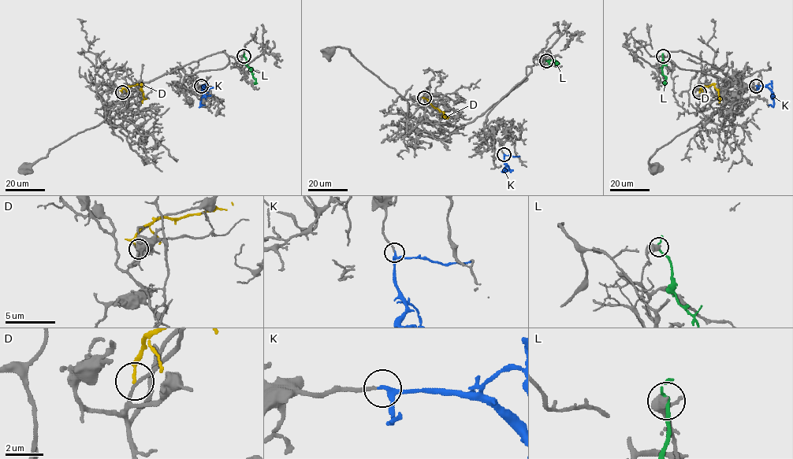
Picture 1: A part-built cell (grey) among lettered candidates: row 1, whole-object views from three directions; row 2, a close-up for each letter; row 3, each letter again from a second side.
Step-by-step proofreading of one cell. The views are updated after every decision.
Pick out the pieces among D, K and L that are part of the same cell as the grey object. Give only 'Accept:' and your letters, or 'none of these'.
Accept: K

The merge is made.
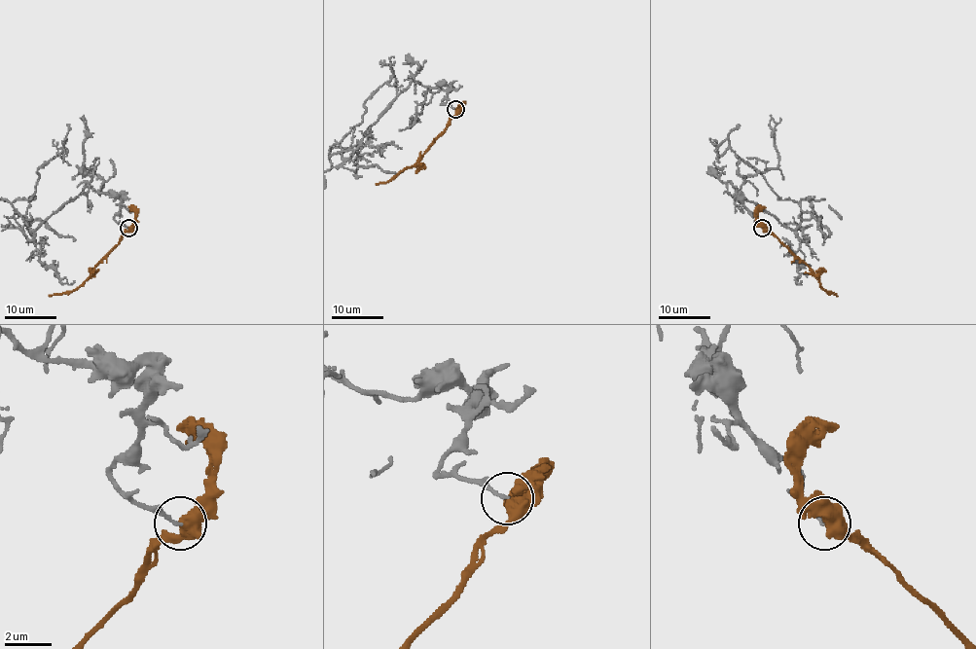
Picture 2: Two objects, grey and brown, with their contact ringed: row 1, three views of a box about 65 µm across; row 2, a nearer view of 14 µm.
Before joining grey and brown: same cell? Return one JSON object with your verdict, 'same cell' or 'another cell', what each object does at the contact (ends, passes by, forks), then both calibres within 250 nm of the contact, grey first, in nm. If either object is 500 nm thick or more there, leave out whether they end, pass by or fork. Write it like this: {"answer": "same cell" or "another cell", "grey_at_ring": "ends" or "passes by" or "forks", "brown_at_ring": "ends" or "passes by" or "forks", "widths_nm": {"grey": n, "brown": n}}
{"answer": "another cell", "grey_at_ring": "ends", "brown_at_ring": "passes by", "widths_nm": {"grey": 130, "brown": 460}}

